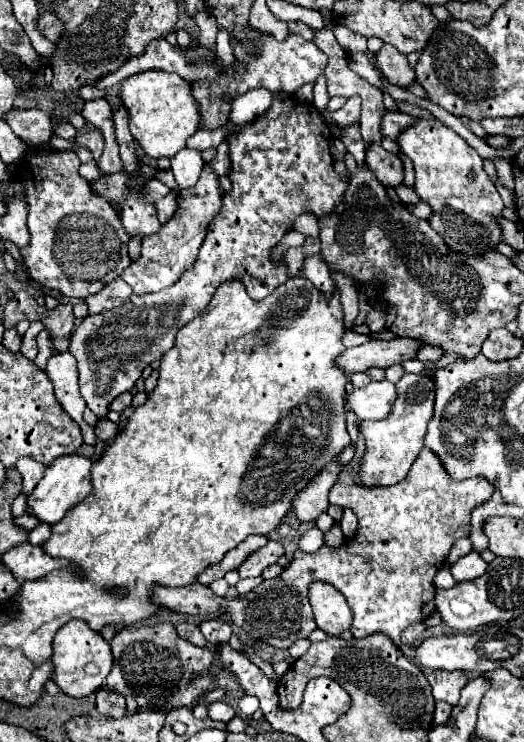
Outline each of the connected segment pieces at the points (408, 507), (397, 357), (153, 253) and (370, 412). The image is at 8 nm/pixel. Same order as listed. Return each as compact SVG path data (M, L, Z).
M360 434L354 458L348 462L348 468L340 472L340 478L330 490L330 504L348 506L358 518L356 534L344 538L340 546L322 546L314 554L296 550L292 562L280 576L264 580L244 596L216 596L202 584L184 588L156 586L152 604L176 614L192 616L226 612L230 622L242 628L252 640L262 640L274 648L286 650L296 640L308 638L316 630L308 588L314 582L326 582L340 590L350 604L354 612L354 638L366 638L380 632L400 648L400 634L408 626L424 622L436 612L434 576L444 566L454 542L470 536L472 510L488 502L494 494L494 486L484 476L462 482L450 478L442 460L430 448L424 448L418 454L402 482L392 486L366 486L360 480L362 458L364 436Z
M392 338L392 340L372 340L364 346L348 348L336 362L348 372L366 372L372 366L388 368L392 364L400 364L404 360L414 360L418 356L422 340L416 338Z
M206 164L206 168L202 170L196 186L178 192L176 216L172 216L172 220L168 220L168 224L164 224L160 232L156 232L156 236L148 236L148 240L142 240L140 258L132 262L128 270L124 270L122 280L132 286L134 294L160 292L172 286L180 278L184 268L190 268L194 264L196 252L206 238L208 224L212 222L212 216L216 216L222 208L222 188L218 182L218 174L208 166L210 164Z
M388 380L370 382L364 388L346 394L346 408L354 410L360 420L384 420L398 398L396 386Z

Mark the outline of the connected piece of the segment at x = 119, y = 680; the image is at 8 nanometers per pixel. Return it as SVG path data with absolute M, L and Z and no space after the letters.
M172 624L156 626L126 626L110 642L114 654L114 666L108 674L108 688L122 696L134 696L138 706L148 706L158 712L172 708L192 708L198 698L210 690L214 678L210 664L214 658L208 648L196 648L188 640L176 634Z

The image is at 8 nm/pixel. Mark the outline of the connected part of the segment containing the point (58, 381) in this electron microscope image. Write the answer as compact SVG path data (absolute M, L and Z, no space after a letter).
M70 352L54 354L48 360L46 366L48 378L54 382L54 394L62 408L78 422L82 424L82 412L86 408L84 398L78 390L78 372L76 372L76 360L72 360Z

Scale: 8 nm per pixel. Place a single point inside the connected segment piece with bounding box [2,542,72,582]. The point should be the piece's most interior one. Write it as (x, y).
(27, 562)

